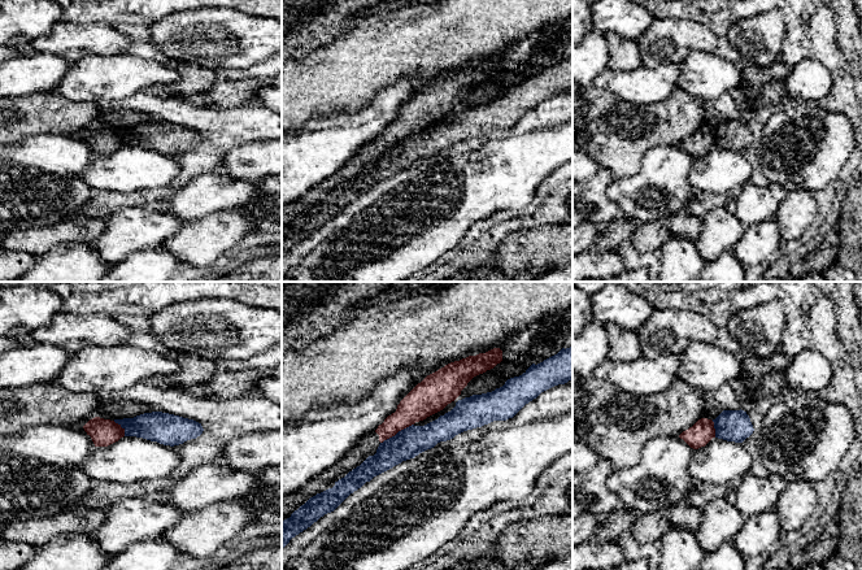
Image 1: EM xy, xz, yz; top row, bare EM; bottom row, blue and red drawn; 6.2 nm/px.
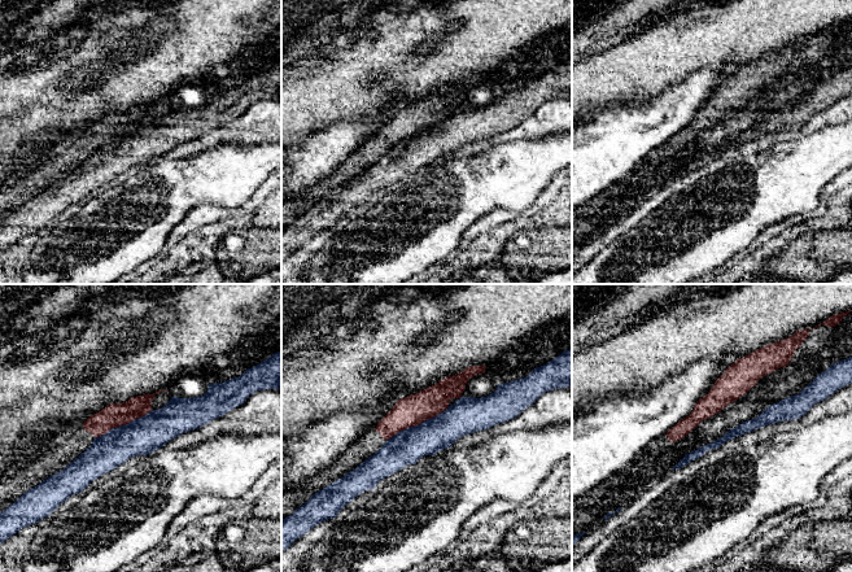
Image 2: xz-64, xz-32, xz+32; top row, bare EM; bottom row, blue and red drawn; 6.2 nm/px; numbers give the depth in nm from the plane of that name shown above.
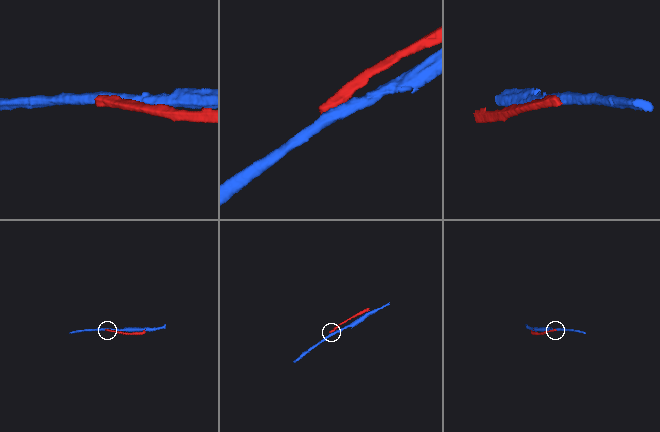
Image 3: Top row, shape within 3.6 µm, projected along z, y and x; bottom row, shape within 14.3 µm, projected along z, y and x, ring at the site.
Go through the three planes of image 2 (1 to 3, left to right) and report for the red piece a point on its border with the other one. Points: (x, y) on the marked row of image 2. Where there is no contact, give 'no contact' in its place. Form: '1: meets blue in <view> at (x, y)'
1: meets blue in xz-64 at (123, 426)
2: meets blue in xz-32 at (416, 426)
3: no contact

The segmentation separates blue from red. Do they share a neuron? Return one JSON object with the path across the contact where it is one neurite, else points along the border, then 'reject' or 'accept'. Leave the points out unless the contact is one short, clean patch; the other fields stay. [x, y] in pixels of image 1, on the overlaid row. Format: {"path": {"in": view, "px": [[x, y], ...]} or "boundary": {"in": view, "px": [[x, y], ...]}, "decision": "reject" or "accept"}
{"decision": "reject"}

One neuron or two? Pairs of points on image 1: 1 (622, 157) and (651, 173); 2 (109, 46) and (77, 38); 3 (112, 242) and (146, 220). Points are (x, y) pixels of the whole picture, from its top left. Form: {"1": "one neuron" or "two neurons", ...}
{"1": "two neurons", "2": "one neuron", "3": "one neuron"}

